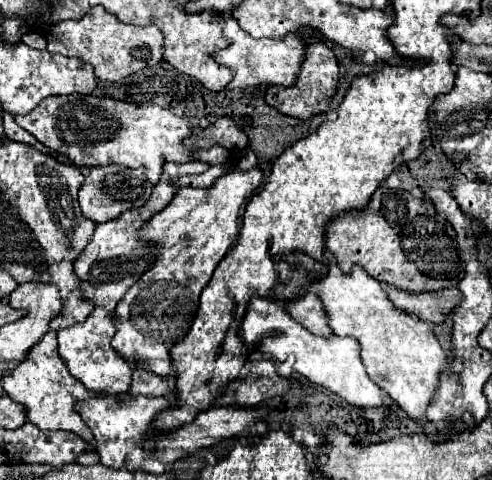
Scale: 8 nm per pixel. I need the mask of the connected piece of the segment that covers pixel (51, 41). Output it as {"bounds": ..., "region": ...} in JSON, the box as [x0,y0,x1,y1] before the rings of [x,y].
{"bounds":[47,7,163,81],"region":[[[91,7],[89,13],[77,21],[59,21],[47,35],[47,51],[69,57],[79,57],[95,69],[95,77],[101,81],[121,81],[123,77],[159,63],[163,37],[157,27],[133,27],[121,23],[115,15],[103,7]]]}

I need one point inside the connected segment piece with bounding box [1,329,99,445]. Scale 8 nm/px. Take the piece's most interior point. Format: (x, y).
(41, 383)

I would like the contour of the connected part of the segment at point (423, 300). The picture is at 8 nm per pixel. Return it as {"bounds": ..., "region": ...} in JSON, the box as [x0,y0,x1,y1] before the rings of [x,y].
{"bounds":[381,283,461,323],"region":[[[381,283],[381,287],[391,297],[395,307],[415,313],[423,321],[431,323],[441,323],[445,315],[451,313],[461,301],[459,289],[439,289],[437,293],[407,293],[385,283]]]}

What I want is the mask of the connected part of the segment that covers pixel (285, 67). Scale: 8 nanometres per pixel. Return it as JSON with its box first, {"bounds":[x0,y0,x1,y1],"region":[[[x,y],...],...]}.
{"bounds":[211,17,305,89],"region":[[[221,17],[221,27],[223,27],[223,39],[229,41],[229,45],[225,49],[219,49],[217,53],[211,53],[211,57],[215,57],[219,65],[235,73],[227,89],[243,89],[243,87],[261,85],[261,83],[289,87],[295,83],[295,75],[305,57],[303,41],[299,35],[291,33],[291,35],[285,35],[283,39],[253,39],[239,27],[239,23],[233,17]]]}

